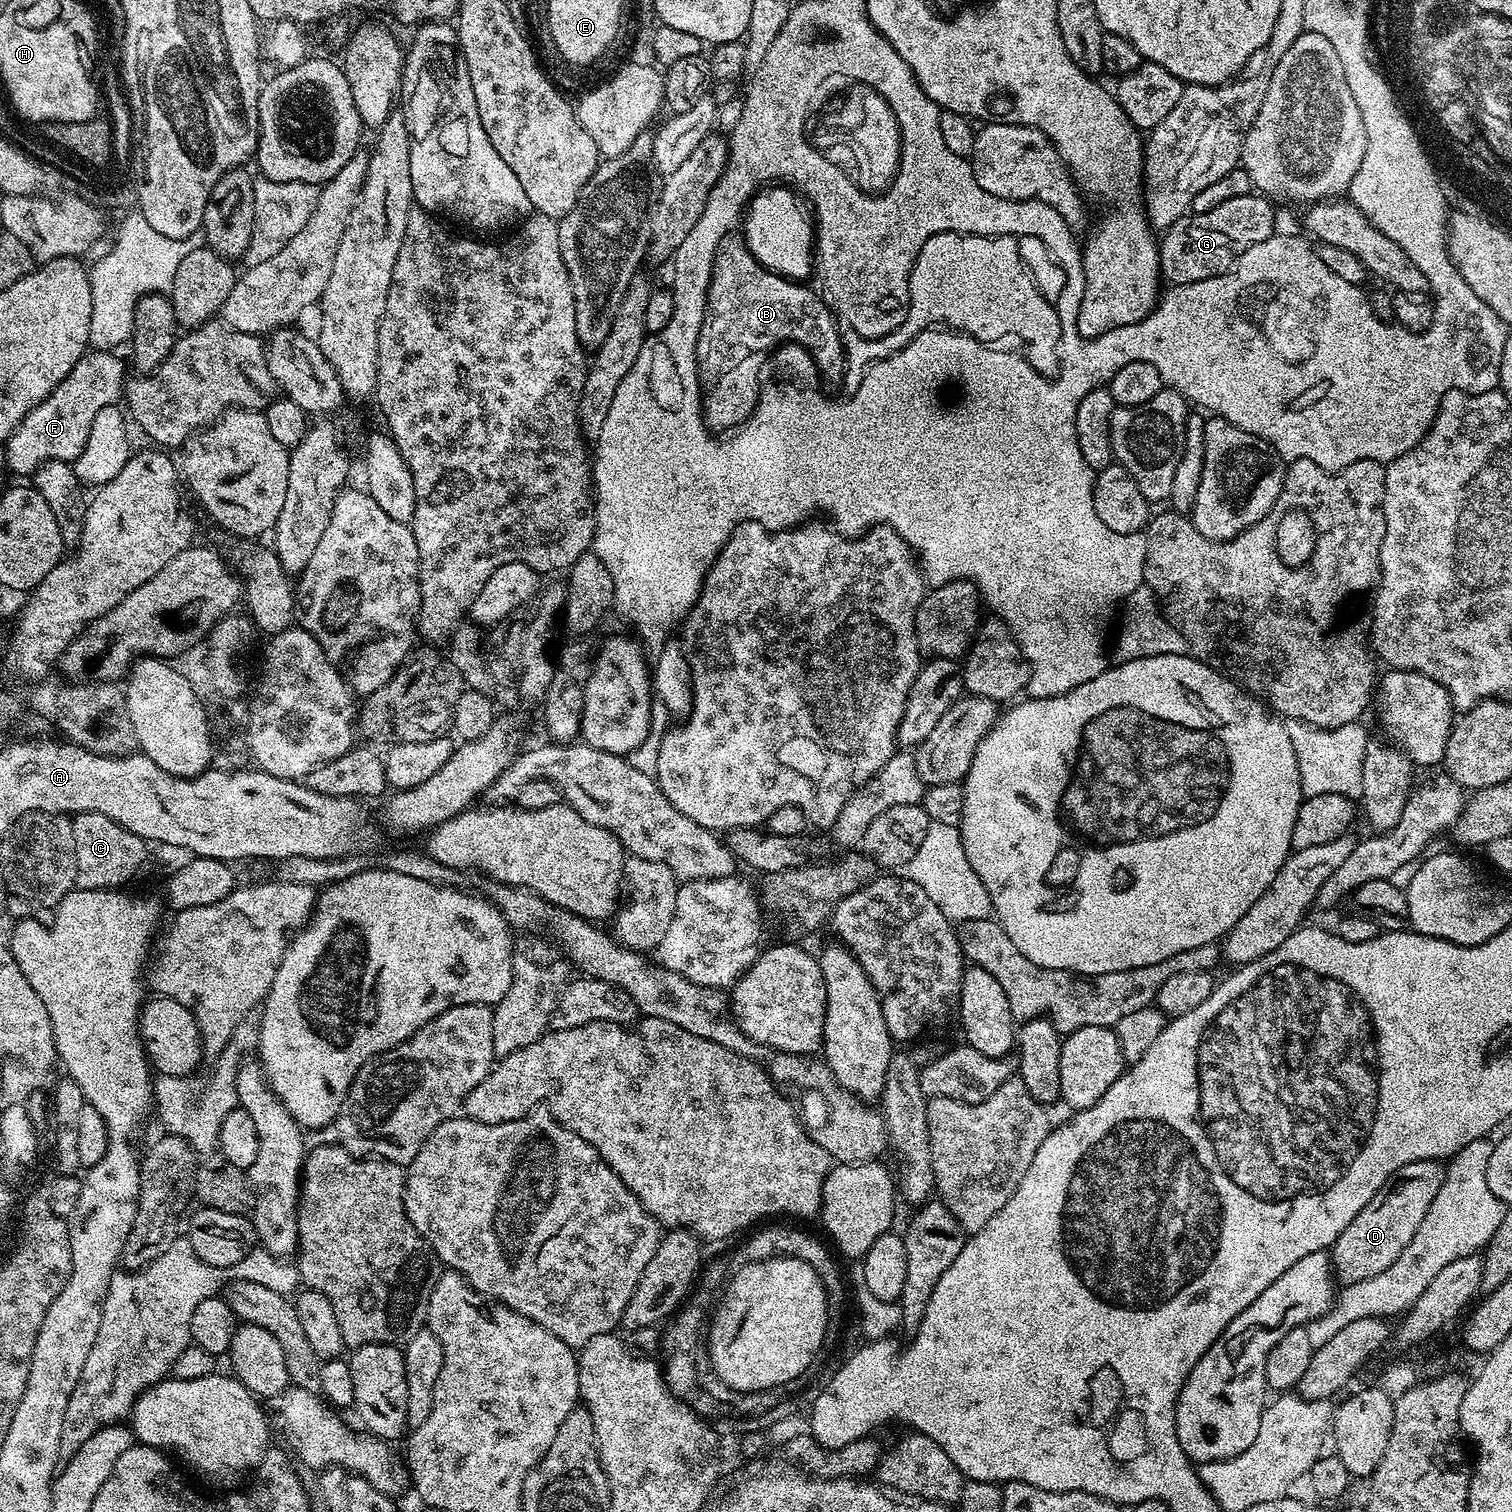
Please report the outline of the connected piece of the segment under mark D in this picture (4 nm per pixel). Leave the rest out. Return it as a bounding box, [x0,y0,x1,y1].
[1330,1160,1445,1285]

